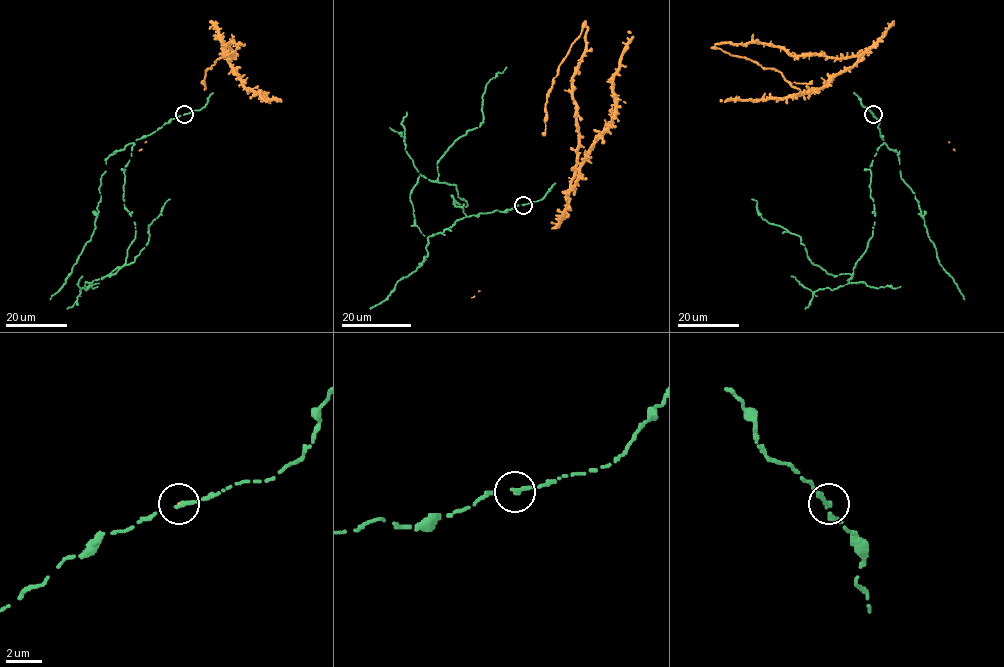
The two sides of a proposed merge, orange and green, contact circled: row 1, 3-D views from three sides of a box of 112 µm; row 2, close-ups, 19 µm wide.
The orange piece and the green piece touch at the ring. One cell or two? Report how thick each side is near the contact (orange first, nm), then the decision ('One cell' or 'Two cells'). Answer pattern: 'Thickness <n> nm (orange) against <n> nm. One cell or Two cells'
Thickness 70 nm (orange) against 200 nm. Two cells

